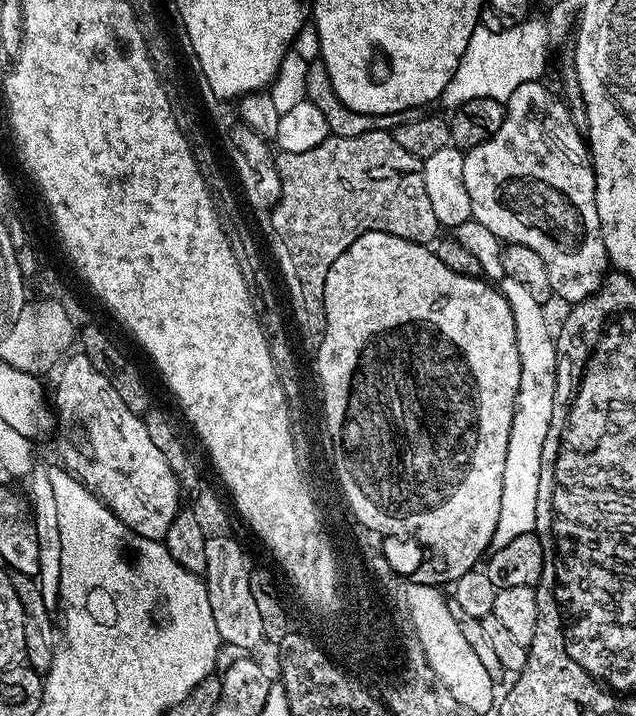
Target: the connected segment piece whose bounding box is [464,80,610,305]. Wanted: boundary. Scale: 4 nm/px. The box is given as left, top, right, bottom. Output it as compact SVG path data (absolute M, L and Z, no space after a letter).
M531 80L518 90L506 101L506 111L504 121L498 130L486 142L482 142L477 148L467 149L464 158L464 181L466 182L466 194L470 194L470 206L472 207L472 219L477 220L490 234L494 234L504 244L521 244L530 246L542 262L546 262L546 274L550 274L550 286L557 297L568 300L569 305L577 304L579 300L585 300L588 296L593 296L604 283L604 277L610 268L608 251L604 245L604 239L600 233L600 223L598 222L598 206L596 205L596 171L592 169L592 158L588 151L585 137L578 129L577 121L572 119L572 111L568 109L567 103L559 95L556 96L548 88L543 88L543 83Z

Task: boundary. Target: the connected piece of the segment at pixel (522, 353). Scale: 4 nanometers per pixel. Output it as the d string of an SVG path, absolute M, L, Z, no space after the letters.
M509 276L499 281L498 287L514 314L520 381L516 406L512 409L510 438L506 446L502 507L498 510L498 526L494 526L492 535L493 549L507 546L509 542L514 542L514 538L522 538L522 534L536 531L534 505L538 503L538 470L542 462L542 442L546 438L546 430L550 430L550 414L556 385L556 341L553 329L548 329L548 320L544 317L545 305L534 302L529 292Z

